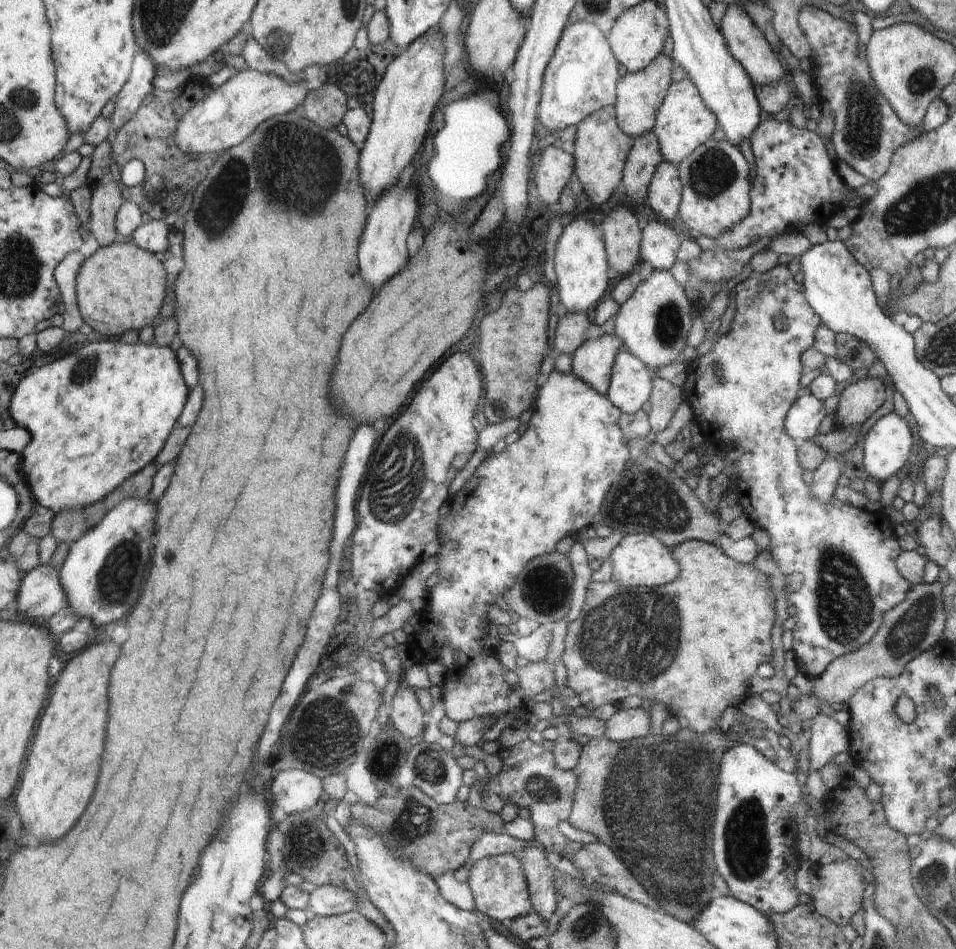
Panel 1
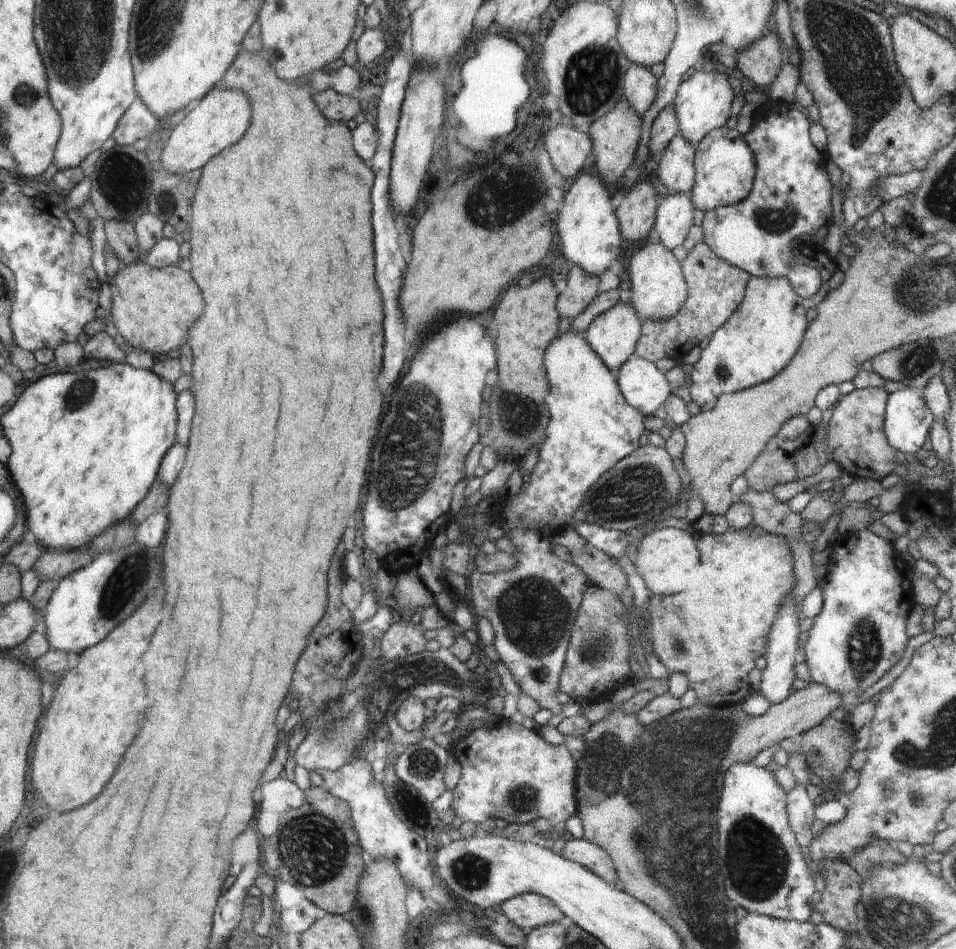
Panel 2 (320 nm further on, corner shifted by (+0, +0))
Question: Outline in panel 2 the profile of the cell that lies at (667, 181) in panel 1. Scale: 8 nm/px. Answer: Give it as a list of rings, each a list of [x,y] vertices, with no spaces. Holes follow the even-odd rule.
[[[678,134],[659,159],[658,174],[670,193],[690,192],[695,186],[696,146]]]

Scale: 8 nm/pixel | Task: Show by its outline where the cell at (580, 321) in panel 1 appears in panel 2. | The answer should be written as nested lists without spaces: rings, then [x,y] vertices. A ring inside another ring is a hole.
[[[572,266],[566,289],[559,297],[560,318],[578,318],[599,296],[599,278],[588,274],[580,266]]]

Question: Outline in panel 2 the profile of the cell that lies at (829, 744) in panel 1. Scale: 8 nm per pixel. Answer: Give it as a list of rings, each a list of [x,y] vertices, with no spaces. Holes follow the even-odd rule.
[[[796,784],[796,788],[787,793],[787,808],[789,824],[796,834],[798,845],[810,846],[814,839],[812,826],[816,819],[814,802],[810,800],[806,787]]]

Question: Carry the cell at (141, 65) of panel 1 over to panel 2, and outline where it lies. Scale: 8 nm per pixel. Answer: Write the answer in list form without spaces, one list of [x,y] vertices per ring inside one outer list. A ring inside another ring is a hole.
[[[136,101],[126,113],[123,114],[118,128],[113,134],[116,145],[132,144],[140,138],[150,137],[157,130],[159,119],[148,110],[142,101]]]

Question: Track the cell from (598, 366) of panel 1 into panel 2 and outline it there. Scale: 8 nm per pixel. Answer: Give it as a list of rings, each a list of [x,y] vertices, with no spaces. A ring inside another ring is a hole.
[[[625,297],[614,308],[600,314],[584,332],[592,350],[611,371],[618,371],[631,358],[640,337],[638,312]]]

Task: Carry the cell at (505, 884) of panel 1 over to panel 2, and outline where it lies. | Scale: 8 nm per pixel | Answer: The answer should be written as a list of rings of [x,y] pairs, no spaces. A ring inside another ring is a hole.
[[[535,893],[520,894],[505,901],[499,912],[520,929],[536,929],[554,922],[561,923],[565,916],[551,899]]]

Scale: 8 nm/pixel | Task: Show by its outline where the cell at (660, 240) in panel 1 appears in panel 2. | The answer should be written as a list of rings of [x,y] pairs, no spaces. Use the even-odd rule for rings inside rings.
[[[691,192],[670,193],[660,204],[656,214],[656,234],[668,251],[683,245],[693,226],[695,204]]]

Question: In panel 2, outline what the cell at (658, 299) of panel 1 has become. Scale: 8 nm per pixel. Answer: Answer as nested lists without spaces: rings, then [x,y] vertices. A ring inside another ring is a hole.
[[[660,242],[654,244],[645,244],[638,252],[634,253],[630,260],[630,284],[632,289],[629,295],[626,296],[630,306],[635,308],[641,320],[657,320],[660,322],[667,321],[668,318],[674,318],[680,312],[687,302],[687,282],[686,276],[683,275],[682,264],[676,261],[674,254],[662,246]]]

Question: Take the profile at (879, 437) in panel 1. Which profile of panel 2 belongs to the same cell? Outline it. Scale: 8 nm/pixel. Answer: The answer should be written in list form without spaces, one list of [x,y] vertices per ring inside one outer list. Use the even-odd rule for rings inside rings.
[[[904,387],[889,394],[883,430],[889,446],[898,454],[917,453],[932,426],[932,412],[926,407],[920,391]]]

